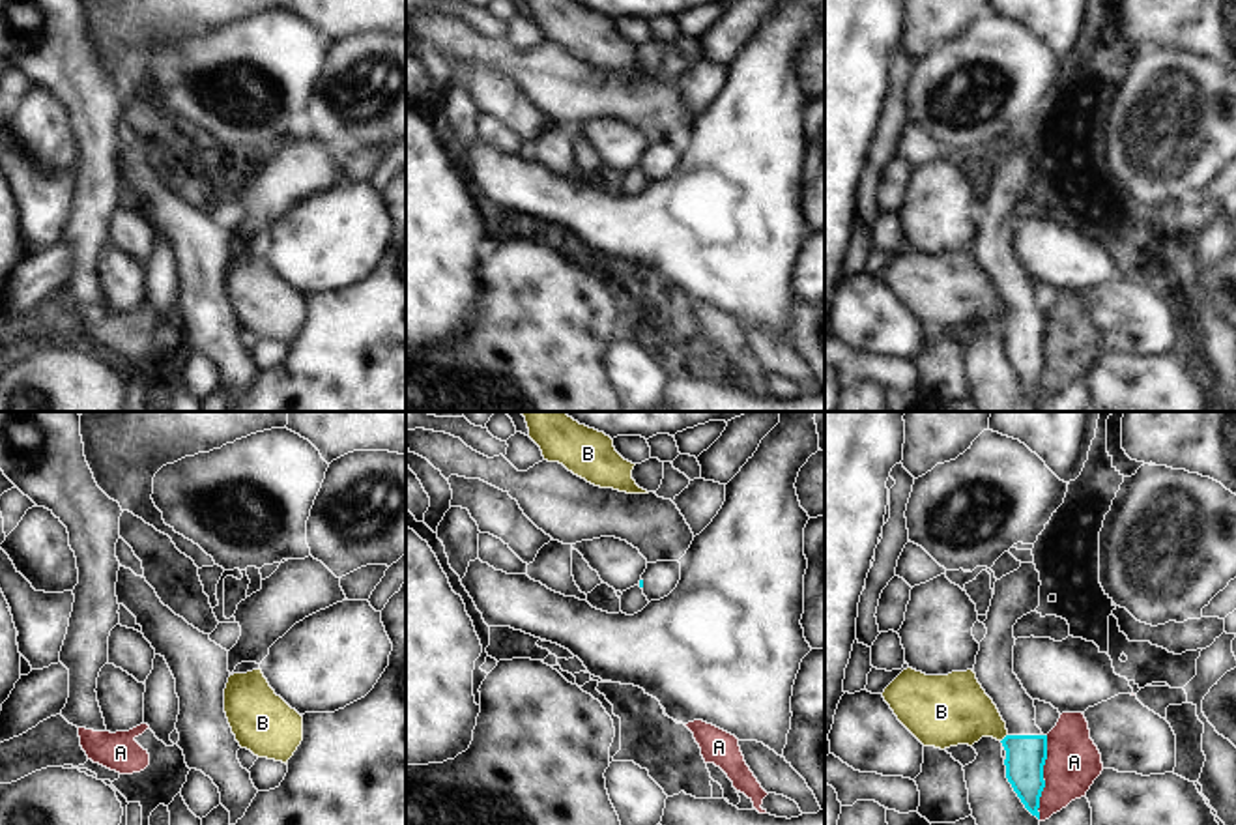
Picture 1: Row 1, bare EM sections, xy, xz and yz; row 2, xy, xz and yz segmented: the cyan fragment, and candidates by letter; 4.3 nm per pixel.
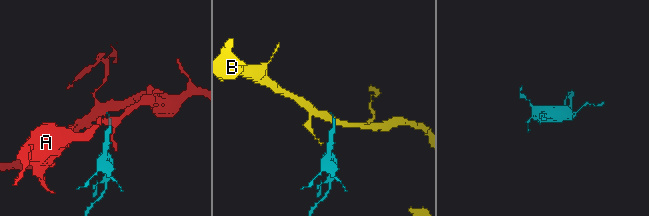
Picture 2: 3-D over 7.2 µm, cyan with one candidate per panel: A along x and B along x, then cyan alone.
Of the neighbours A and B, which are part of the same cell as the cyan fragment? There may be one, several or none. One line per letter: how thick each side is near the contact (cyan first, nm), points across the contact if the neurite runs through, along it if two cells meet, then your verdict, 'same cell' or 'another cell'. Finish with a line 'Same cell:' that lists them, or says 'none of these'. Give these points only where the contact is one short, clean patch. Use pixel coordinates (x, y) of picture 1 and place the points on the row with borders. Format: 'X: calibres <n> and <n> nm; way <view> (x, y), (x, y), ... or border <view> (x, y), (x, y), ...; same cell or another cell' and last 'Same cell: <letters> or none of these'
A: calibres 180 and 240 nm; border yz (1048, 736), (1038, 818); another cell
B: calibres 180 and 300 nm; border yz (1006, 734), (1001, 741); another cell
Same cell: none of these

